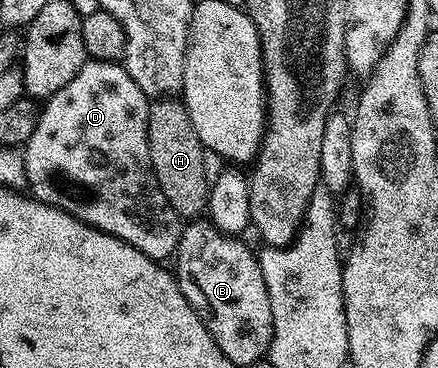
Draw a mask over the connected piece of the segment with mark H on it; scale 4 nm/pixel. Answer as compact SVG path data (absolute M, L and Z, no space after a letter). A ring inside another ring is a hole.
M158 99L151 104L148 147L160 191L164 191L164 199L168 199L179 218L201 218L206 213L212 178L204 167L204 153L207 150L200 143L200 135L196 135L196 127L192 127L192 119L181 100Z

